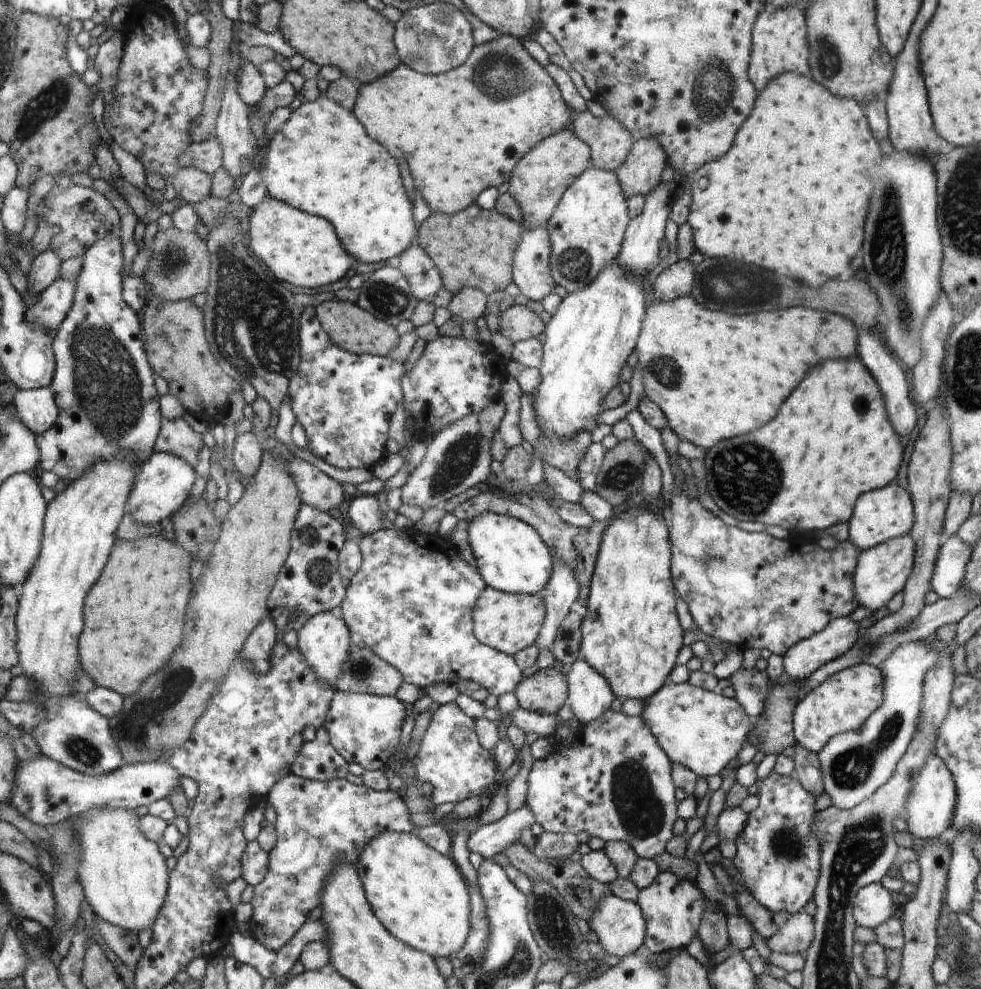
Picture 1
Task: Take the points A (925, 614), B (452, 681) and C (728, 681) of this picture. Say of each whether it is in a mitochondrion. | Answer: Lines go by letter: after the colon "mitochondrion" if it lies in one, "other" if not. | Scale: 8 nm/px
A: other
B: other
C: other

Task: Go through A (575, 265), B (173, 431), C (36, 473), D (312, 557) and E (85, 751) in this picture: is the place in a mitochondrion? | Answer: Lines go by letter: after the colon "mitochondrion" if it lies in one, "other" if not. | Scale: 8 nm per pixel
A: mitochondrion
B: other
C: other
D: mitochondrion
E: mitochondrion

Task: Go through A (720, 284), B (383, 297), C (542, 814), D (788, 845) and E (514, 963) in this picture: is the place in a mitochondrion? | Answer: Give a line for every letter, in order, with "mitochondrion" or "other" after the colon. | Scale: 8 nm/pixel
A: mitochondrion
B: mitochondrion
C: other
D: mitochondrion
E: mitochondrion

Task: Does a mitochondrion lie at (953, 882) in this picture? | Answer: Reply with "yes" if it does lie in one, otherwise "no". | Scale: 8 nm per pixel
no

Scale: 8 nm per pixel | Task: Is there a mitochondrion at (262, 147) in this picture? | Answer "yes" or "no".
no

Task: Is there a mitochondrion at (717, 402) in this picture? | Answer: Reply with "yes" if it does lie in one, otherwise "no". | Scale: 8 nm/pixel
no

